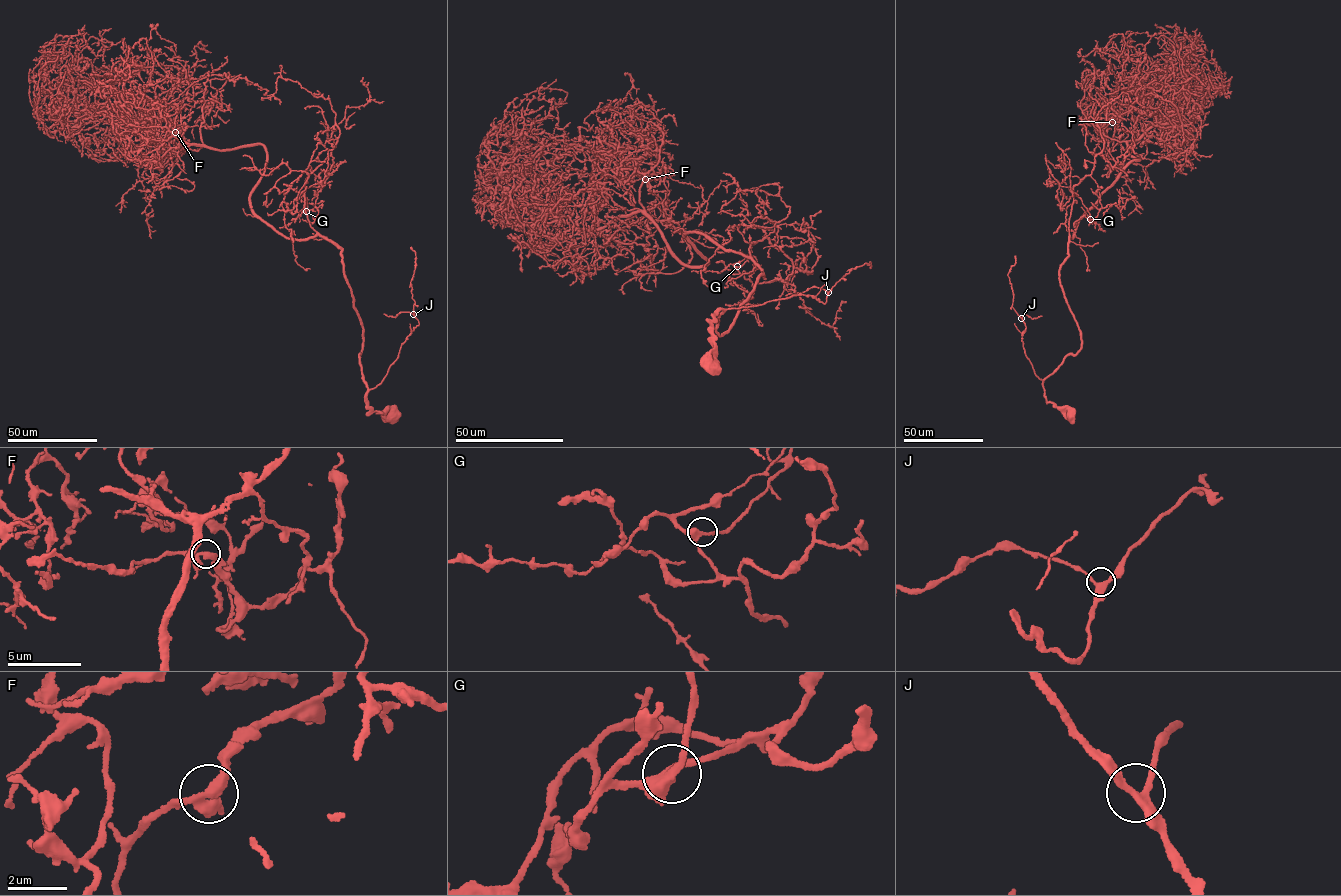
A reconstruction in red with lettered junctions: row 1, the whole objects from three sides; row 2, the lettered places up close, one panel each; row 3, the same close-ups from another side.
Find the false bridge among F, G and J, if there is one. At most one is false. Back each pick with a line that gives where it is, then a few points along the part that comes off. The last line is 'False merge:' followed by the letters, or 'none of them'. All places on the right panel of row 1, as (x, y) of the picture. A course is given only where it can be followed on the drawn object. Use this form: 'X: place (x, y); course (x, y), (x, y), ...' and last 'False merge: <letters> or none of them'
False merge: none of them

